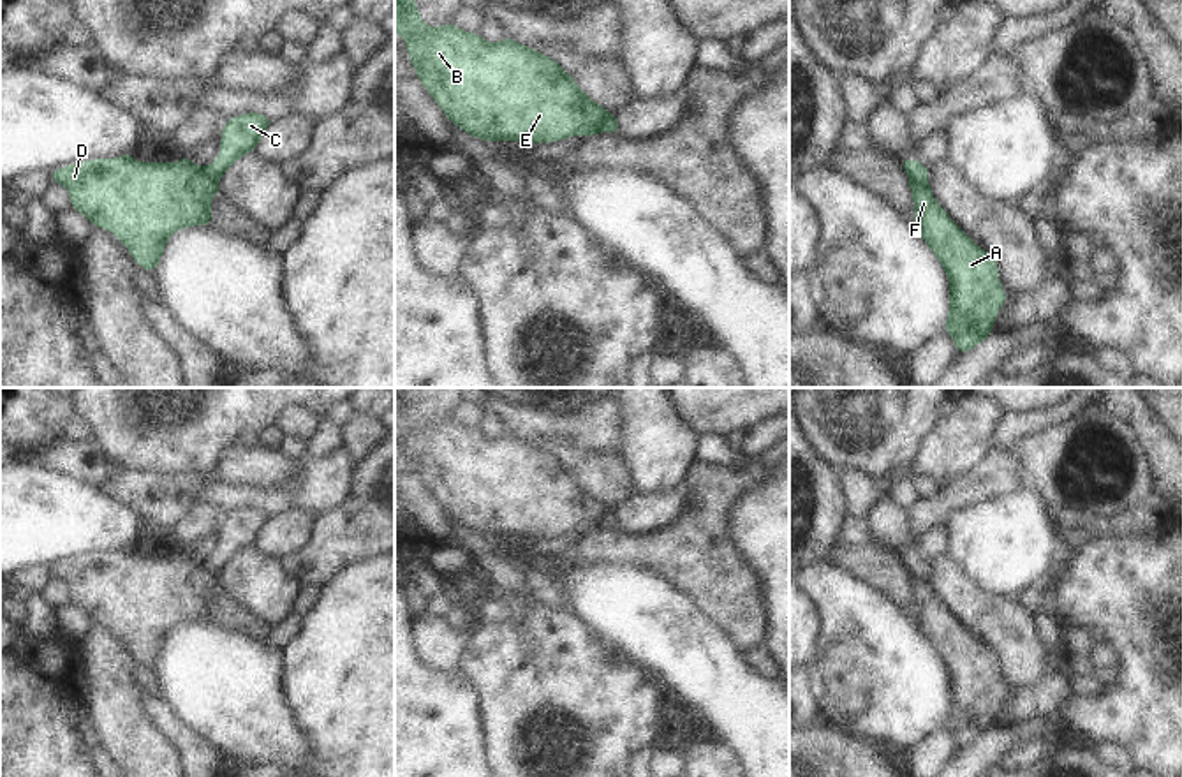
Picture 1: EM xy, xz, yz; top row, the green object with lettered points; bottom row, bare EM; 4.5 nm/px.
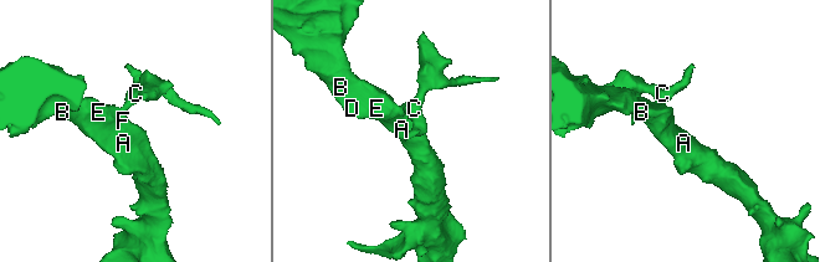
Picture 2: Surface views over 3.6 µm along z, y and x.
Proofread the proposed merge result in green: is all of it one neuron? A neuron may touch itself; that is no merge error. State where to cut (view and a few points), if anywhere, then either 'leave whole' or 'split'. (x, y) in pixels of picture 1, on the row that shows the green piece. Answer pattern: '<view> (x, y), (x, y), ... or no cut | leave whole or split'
xz (612, 113), (603, 131) | split

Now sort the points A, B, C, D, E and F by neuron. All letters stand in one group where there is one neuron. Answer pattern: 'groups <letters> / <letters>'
groups A B D E F / C

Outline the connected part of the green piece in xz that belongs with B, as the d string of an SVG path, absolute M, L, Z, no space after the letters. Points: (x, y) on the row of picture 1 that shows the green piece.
M395 0L395 32L407 44L416 78L463 132L491 144L493 141L557 143L574 136L604 132L611 113L594 102L551 56L511 37L490 44L479 32L465 32L449 21L428 26L416 0Z

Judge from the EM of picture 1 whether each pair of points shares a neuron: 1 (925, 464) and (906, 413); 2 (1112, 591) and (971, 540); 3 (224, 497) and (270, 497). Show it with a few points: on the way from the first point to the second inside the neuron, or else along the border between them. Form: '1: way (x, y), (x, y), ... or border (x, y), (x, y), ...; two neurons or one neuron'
1: border (943, 418), (922, 444), (911, 474); two neurons
2: border (1056, 568), (1040, 584); two neurons
3: way (235, 497), (259, 497); one neuron

